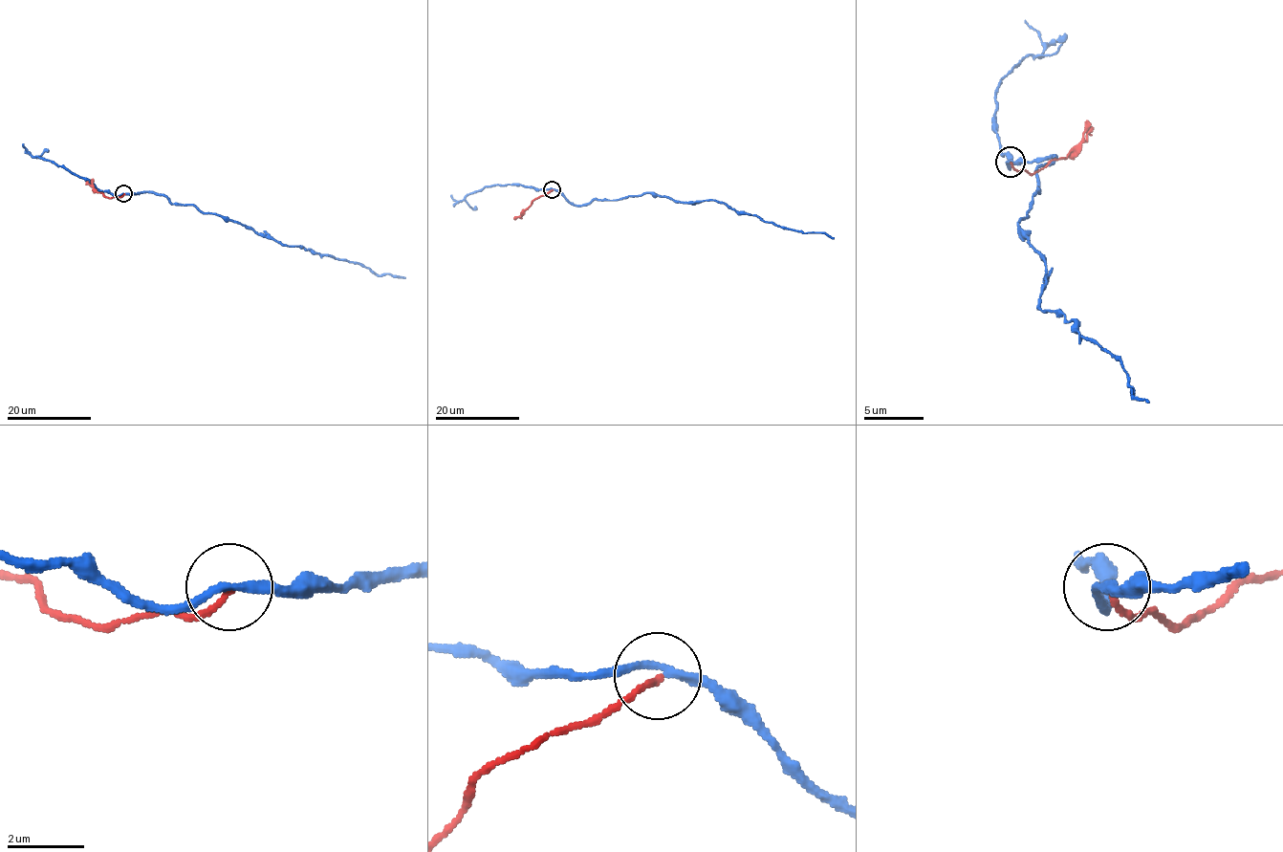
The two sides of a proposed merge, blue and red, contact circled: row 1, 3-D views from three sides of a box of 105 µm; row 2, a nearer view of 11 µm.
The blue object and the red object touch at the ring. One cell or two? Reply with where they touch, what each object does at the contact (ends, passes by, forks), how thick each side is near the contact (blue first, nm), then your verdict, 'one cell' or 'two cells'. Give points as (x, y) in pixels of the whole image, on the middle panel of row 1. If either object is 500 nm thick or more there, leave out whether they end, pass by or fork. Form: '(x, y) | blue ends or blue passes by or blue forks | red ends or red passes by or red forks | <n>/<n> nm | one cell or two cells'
(552, 189) | blue passes by | red ends | 190/140 nm | two cells

